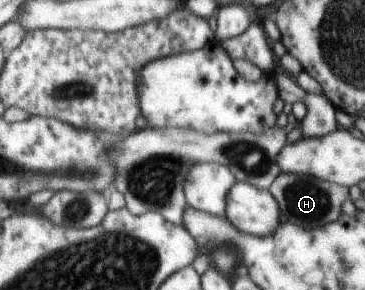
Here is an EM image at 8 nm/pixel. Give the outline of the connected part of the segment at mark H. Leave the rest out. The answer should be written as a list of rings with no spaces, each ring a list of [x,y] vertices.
[[[278,173],[267,190],[279,203],[282,220],[303,228],[320,227],[338,218],[340,206],[348,200],[348,188],[307,174]]]

